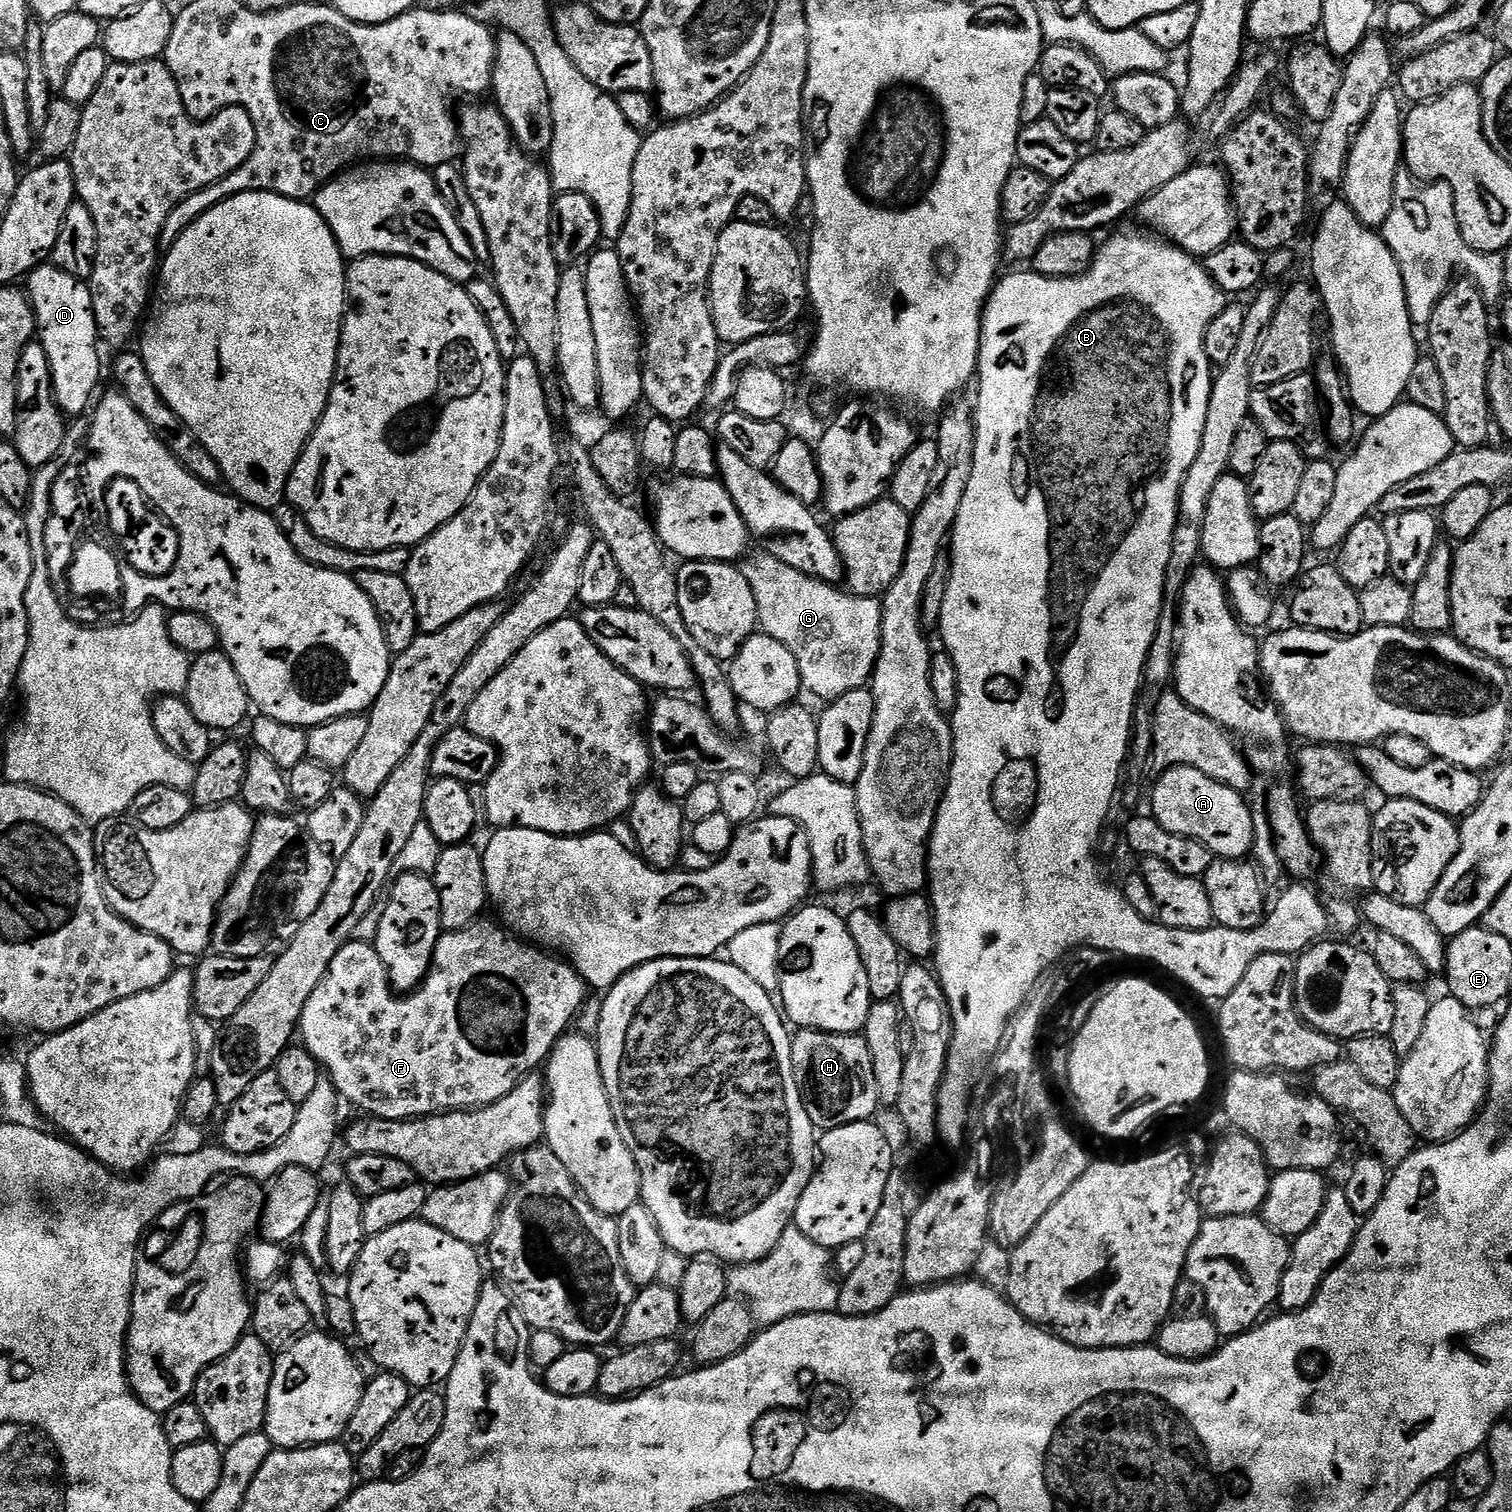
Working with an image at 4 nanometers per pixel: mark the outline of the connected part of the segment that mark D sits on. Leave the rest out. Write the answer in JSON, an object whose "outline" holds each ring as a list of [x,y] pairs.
{"outline":[[[45,262],[28,273],[26,291],[36,315],[38,342],[46,350],[48,368],[52,372],[56,405],[65,417],[85,415],[100,384],[101,345],[98,343],[98,329],[92,309],[91,287],[83,280],[75,280],[55,264]]]}

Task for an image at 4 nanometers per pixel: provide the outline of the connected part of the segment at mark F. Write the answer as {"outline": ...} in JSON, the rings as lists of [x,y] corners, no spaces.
{"outline":[[[477,922],[457,932],[444,932],[436,944],[427,978],[415,992],[407,994],[397,994],[394,991],[382,966],[382,958],[378,958],[371,943],[349,942],[342,946],[342,950],[338,950],[338,954],[334,954],[334,962],[330,962],[328,972],[322,982],[318,982],[314,994],[310,994],[310,1002],[306,1002],[302,1010],[298,1036],[303,1047],[308,1048],[310,1054],[314,1054],[321,1069],[331,1078],[336,1091],[347,1103],[349,1100],[354,1107],[361,1108],[364,1111],[361,1113],[377,1120],[414,1120],[421,1116],[439,1116],[441,1112],[467,1112],[473,1108],[485,1108],[488,1104],[506,1098],[506,1094],[518,1087],[525,1076],[535,1073],[536,1067],[539,1064],[541,1067],[551,1056],[560,1037],[569,1031],[568,1023],[571,1025],[577,1019],[586,1003],[586,985],[584,979],[576,973],[576,969],[563,959],[549,954],[543,947],[525,942],[507,927],[499,923],[484,923]]]}

